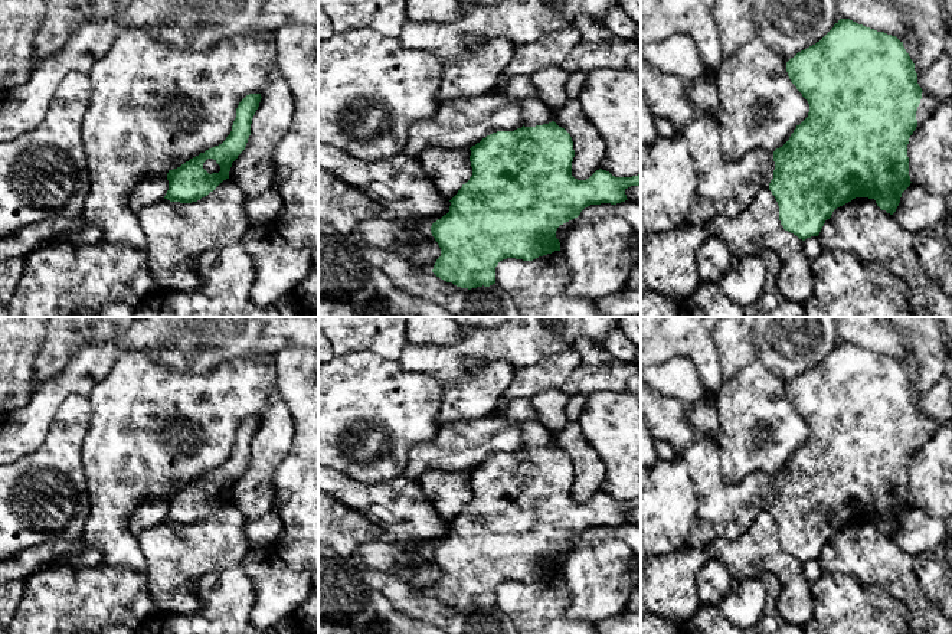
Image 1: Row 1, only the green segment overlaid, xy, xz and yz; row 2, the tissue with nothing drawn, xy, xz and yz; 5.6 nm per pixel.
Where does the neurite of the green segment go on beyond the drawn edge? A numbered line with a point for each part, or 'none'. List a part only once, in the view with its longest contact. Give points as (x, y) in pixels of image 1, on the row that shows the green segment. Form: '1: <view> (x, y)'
1: xy (210, 166)
2: yz (928, 103)

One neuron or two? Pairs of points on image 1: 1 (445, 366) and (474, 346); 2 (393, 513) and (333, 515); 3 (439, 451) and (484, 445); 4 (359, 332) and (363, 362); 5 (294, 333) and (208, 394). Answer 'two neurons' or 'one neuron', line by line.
1: one neuron
2: two neurons
3: one neuron
4: two neurons
5: two neurons

